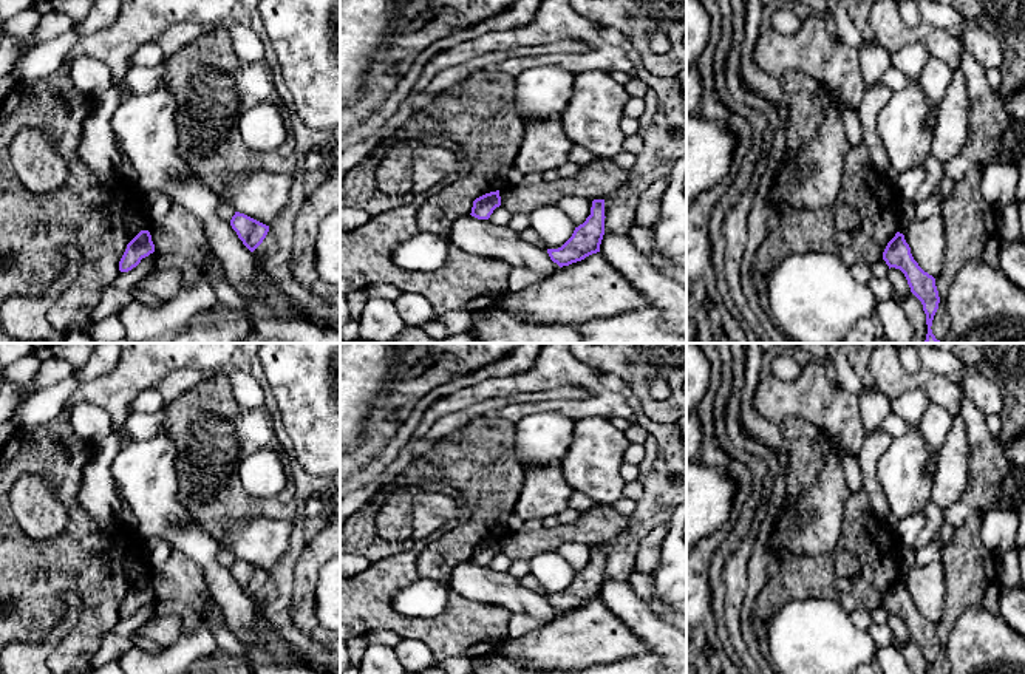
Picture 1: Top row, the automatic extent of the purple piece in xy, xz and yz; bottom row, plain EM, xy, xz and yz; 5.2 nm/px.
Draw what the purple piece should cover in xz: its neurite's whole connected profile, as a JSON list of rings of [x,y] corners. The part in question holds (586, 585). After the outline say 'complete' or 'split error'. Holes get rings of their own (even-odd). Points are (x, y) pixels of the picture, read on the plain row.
[[[594,546],[591,561],[575,574],[572,583],[561,594],[547,595],[550,606],[563,614],[600,598],[604,564],[604,546]]] | complete

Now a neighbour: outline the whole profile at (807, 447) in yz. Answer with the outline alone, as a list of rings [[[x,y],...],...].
[[[787,417],[779,424],[787,450],[787,496],[798,499],[824,467],[829,453],[826,436],[799,417]]]

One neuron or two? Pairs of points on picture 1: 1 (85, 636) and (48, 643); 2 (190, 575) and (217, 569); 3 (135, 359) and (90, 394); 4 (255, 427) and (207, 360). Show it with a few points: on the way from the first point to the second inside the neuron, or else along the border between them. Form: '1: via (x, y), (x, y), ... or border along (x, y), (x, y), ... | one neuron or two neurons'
1: border along (65, 637), (47, 657) | two neurons
2: border along (173, 549), (186, 554), (201, 569), (214, 599) | two neurons
3: via (125, 370), (101, 391) | one neuron
4: border along (226, 368), (206, 374) | two neurons

